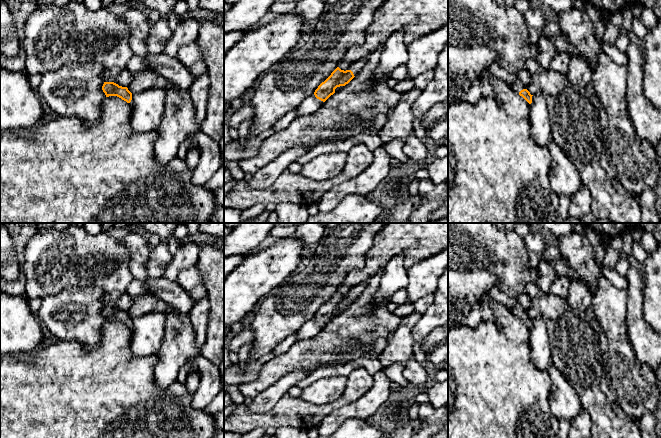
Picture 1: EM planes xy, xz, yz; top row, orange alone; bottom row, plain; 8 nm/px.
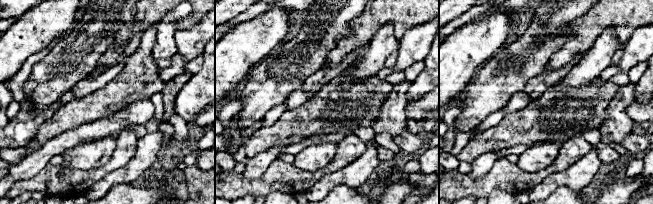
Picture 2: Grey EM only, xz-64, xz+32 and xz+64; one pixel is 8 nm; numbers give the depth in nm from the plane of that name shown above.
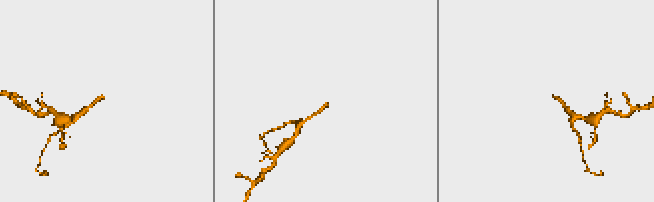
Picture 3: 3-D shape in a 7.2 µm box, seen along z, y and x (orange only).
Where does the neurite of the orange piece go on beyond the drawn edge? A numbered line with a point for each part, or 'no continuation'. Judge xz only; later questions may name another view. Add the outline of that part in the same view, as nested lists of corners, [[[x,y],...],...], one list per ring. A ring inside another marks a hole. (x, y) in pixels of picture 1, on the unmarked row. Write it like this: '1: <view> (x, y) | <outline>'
1: xz (356, 291) | [[[363,282],[355,287],[353,287],[350,290],[349,294],[351,294],[354,298],[354,300],[356,300],[357,298],[359,298],[361,296],[361,294],[366,289],[366,287],[367,287],[367,282]]]

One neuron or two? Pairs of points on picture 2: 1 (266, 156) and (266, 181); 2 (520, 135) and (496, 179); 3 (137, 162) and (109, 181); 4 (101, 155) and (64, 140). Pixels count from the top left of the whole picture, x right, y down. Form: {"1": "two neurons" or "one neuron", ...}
{"1": "two neurons", "2": "two neurons", "3": "one neuron", "4": "two neurons"}

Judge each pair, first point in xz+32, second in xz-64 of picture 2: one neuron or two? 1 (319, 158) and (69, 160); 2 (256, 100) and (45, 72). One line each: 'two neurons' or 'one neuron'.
1: one neuron
2: one neuron

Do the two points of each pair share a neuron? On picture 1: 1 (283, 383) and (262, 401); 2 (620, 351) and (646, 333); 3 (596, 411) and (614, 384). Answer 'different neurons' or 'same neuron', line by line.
1: same neuron
2: different neurons
3: different neurons

